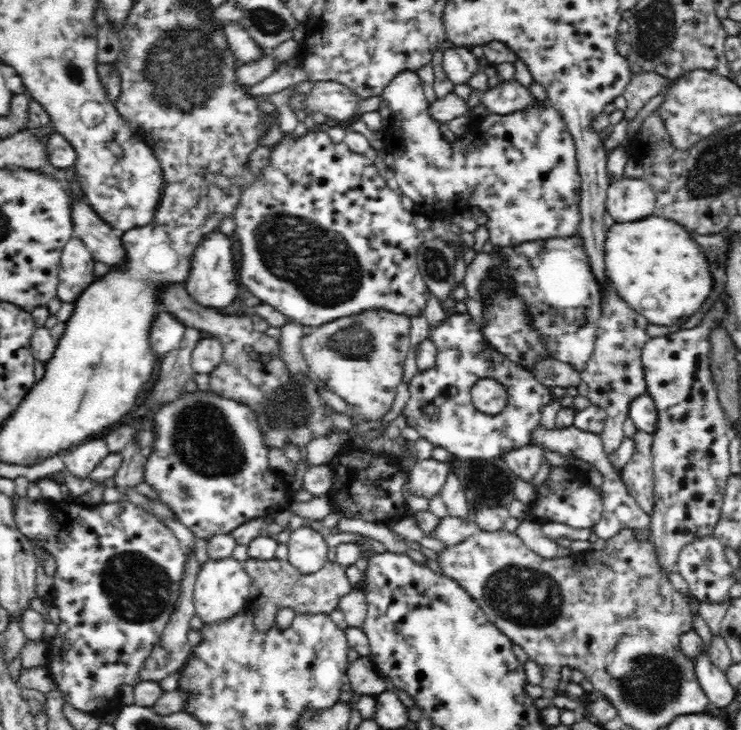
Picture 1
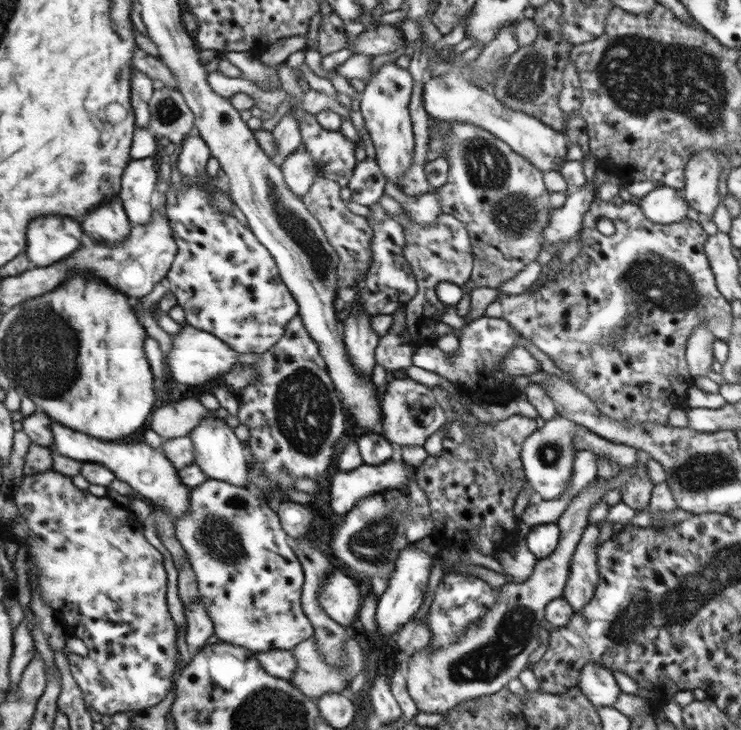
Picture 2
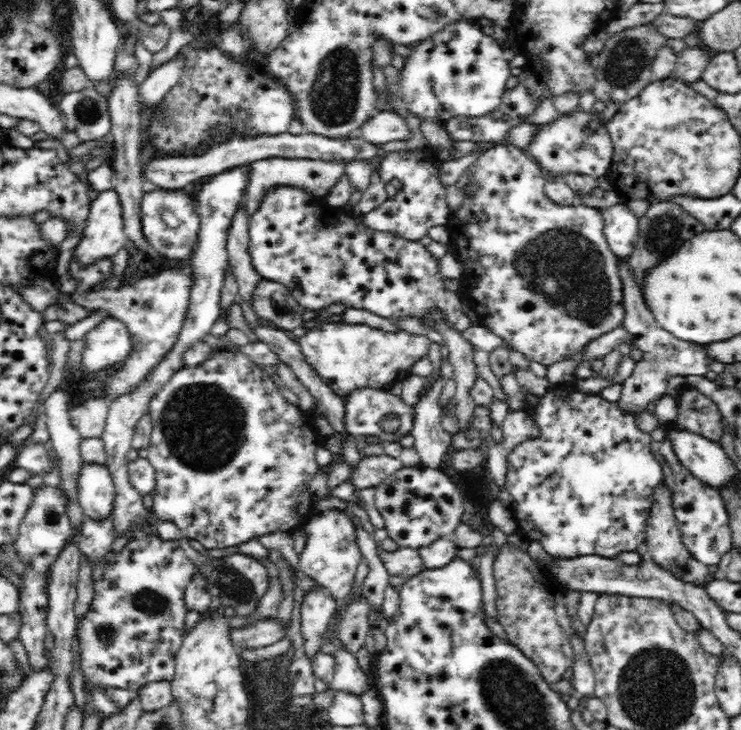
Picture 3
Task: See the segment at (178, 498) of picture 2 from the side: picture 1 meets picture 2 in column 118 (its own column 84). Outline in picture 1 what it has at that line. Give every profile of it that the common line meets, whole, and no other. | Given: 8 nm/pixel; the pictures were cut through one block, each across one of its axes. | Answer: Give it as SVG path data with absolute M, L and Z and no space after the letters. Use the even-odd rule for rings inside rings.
M103 436L92 438L64 453L61 459L66 470L74 478L88 478L92 469L96 468L110 453Z

